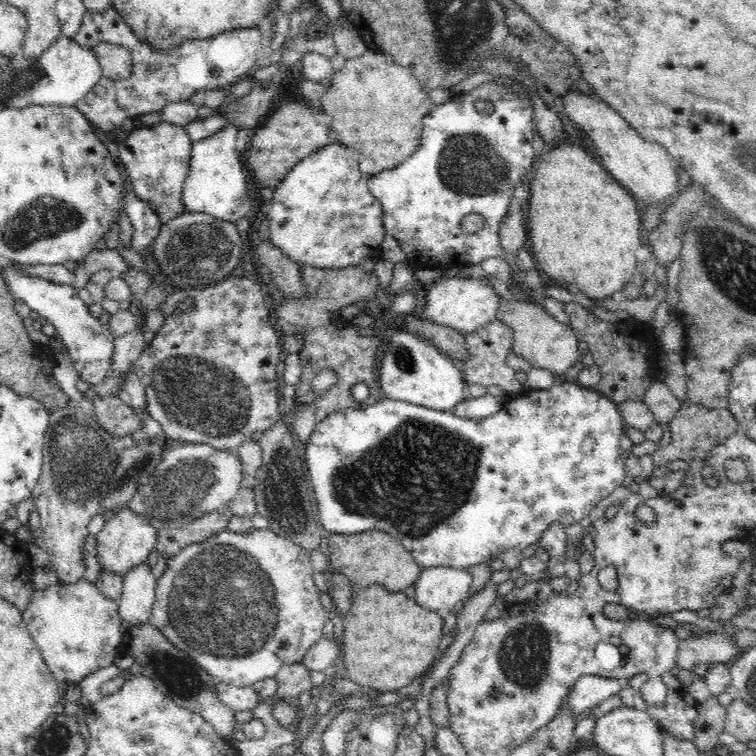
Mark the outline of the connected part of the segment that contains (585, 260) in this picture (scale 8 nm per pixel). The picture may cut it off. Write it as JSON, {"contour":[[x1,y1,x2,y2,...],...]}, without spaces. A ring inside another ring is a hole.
{"contour":[[581,145,554,148,550,154,540,158,536,168,532,186,529,187,532,196,530,210,527,210,527,230,539,270,546,272,565,288,569,284,576,284,582,294,594,300,620,292,638,268,634,252,642,242,634,198,622,186,618,186]]}

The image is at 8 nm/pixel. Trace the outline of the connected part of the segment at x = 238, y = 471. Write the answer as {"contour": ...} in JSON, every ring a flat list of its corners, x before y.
{"contour":[[179,443,176,449,164,452,160,465,151,472,152,476,145,480,145,484,139,485,132,500,128,502,128,509,144,517,156,530,182,528,203,515,227,506,234,500,238,490,241,490,243,471,245,467,237,453,218,450,203,443]]}

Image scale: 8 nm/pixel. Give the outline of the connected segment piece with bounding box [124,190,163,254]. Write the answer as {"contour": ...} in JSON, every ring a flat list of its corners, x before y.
{"contour":[[128,190,125,196,125,213,130,217,130,223,134,227,132,234,132,250,141,254,146,247,152,246,152,242,159,235,161,226,159,215,155,208,146,200,140,200,133,190]]}

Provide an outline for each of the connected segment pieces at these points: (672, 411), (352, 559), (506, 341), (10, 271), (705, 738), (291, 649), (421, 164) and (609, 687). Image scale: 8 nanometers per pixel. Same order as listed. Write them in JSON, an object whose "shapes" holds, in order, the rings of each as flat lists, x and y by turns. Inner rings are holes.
{"shapes":[[[662,380,650,383,642,401,650,407,656,422,661,425,669,424,682,404,682,401,674,396,669,386]],[[362,532,362,534,330,534,328,538,330,550,329,568,346,574,352,580,354,590,381,585,390,592,400,592,418,580,423,569,406,547,386,532]],[[496,320,484,325,484,328,464,335,464,345,468,347,466,360,454,361,462,370,464,381,467,383,481,384,482,386,501,386,505,394,521,394,524,392,523,384,514,377,515,370,510,368,505,361,511,351,512,331,510,327]],[[12,264,3,268,2,276,6,281,6,287,15,301,24,301,31,310,35,310,44,316,47,322,52,324,55,332,59,334,61,344,67,348,67,353,73,362,74,368,80,380,89,385,97,385,104,382,109,375,111,362,114,354,115,336,110,332,107,325,101,324,98,317,94,317,88,305,78,296,77,289,73,285,56,284,49,280,42,280,37,276,30,276,21,272,21,268]],[[714,695,699,703,692,741,700,752,712,750,720,744,720,734,725,732,726,714,726,708]],[[269,526,262,529,254,528,250,532,234,532,230,529,222,530,202,542,188,544,176,556,167,559,167,567,163,576,157,582,156,600,152,606,151,624,157,628,174,646,183,650,193,658,200,667,218,682,224,682,236,687,255,685,258,681,275,678,276,673,284,666,302,662,304,655,322,638,324,622,328,615,320,603,320,592,313,580,313,566,311,565,311,549,302,548,293,540,286,539,275,533]],[[486,81,480,84,477,88,470,90,470,92,455,94,455,97,446,102,435,106,426,116,423,118,422,124,424,128,421,132,420,142,418,148,408,157,402,164,396,165,396,168,392,170,383,170,376,176,366,177,366,184,370,189,370,192,380,201,382,207,383,227,386,235,392,236,398,241,402,252,405,252,408,256,408,264,412,270,425,267,434,266,438,269,447,269,452,266,458,266,462,270,475,270,482,260,486,258,504,259,504,249,502,249,500,236,498,235,499,222,505,215,506,207,508,206,510,197,513,195,513,191,522,183,522,176,525,175,528,170,531,170,532,164,534,164,534,156,536,150,534,150,534,105,527,98,527,96,519,96,516,92,505,88,504,85,496,85,494,81],[478,100,484,100,484,102,490,102,492,104,492,112,490,114,482,114,478,108,476,108,476,102],[468,214,481,214,484,217,485,223,481,230,474,232,474,234,464,234,460,224,464,220,464,216]],[[582,675,575,683,569,696,566,698,567,707,572,714,582,714,590,711,614,696,620,694,622,686,618,679,598,675]]]}

